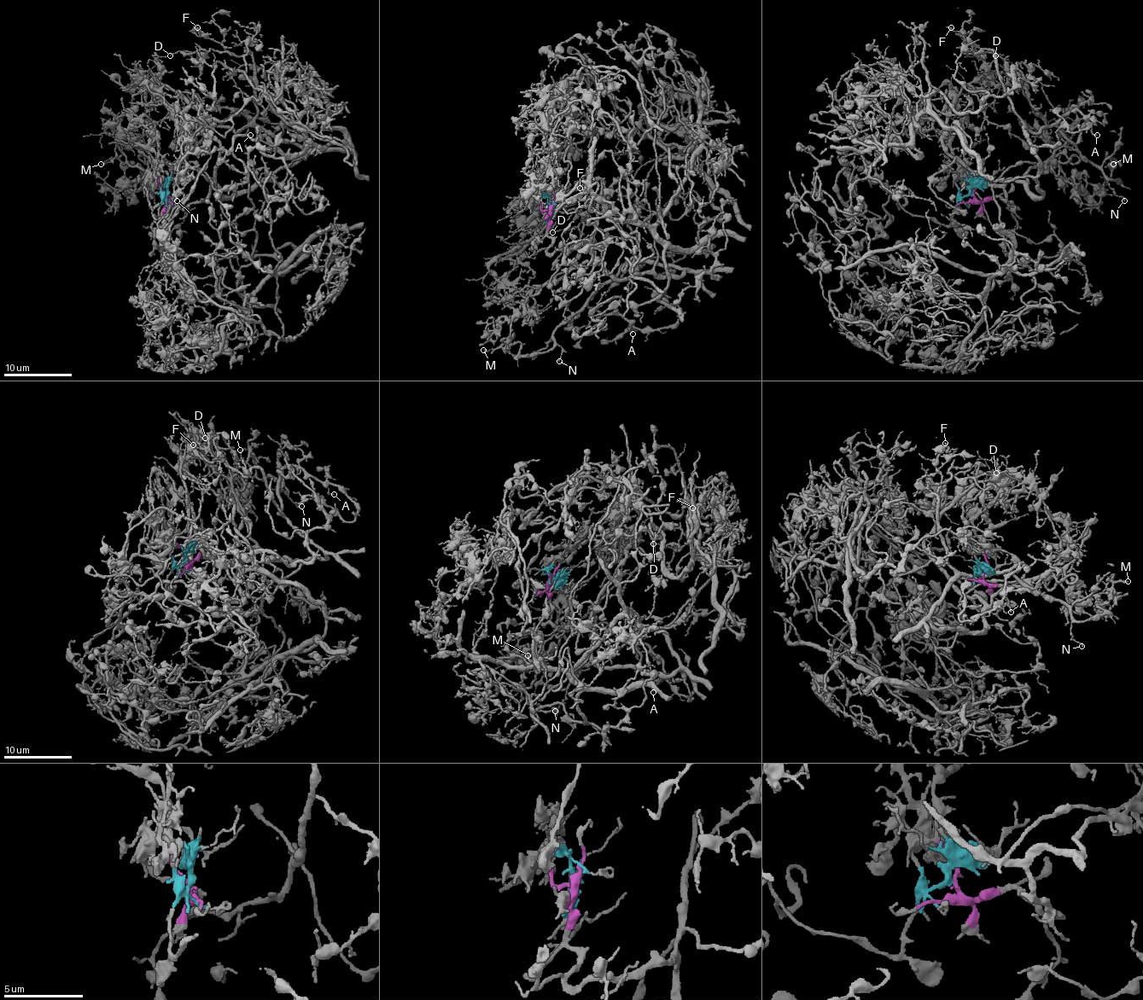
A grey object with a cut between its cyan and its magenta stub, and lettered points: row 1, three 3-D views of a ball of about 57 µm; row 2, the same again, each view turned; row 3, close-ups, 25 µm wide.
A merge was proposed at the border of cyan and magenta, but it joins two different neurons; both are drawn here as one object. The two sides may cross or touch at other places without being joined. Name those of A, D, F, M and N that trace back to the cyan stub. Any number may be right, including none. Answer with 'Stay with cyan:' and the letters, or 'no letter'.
Stay with cyan: no letter

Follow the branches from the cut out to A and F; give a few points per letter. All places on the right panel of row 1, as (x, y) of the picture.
A: (972, 194), (1015, 209), (1005, 195), (1011, 180), (1042, 194), (1025, 125), (1051, 127), (1073, 107), (1097, 134)
F: (972, 194), (1015, 209), (1005, 195), (1011, 180), (1042, 194), (994, 55), (977, 56), (950, 27)

